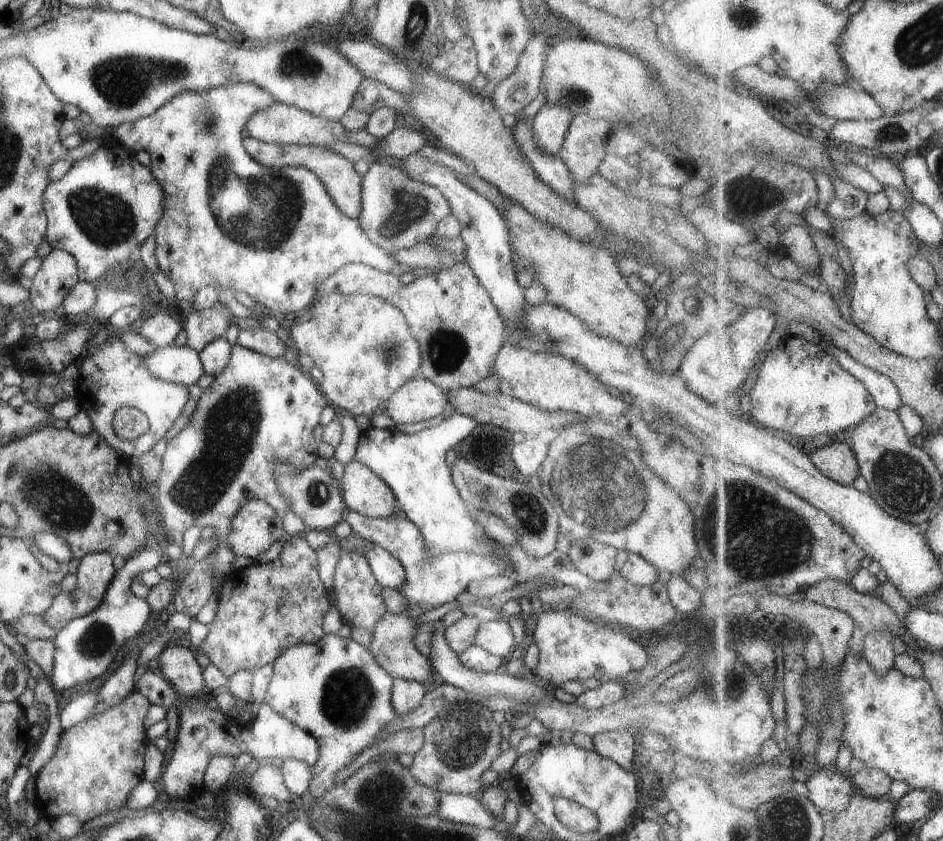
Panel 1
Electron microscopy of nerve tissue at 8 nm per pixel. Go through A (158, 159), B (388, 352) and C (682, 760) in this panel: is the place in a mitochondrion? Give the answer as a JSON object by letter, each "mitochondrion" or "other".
{"A":"other","B":"mitochondrion","C":"other"}

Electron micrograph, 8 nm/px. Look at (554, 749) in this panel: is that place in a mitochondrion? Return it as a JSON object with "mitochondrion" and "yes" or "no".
{"mitochondrion":"no"}

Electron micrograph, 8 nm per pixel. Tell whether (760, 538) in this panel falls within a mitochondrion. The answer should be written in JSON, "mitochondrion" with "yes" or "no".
{"mitochondrion":"yes"}

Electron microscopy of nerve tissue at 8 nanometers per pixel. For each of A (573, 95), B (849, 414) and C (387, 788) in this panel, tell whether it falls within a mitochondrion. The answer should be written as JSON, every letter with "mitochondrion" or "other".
{"A":"mitochondrion","B":"other","C":"mitochondrion"}

